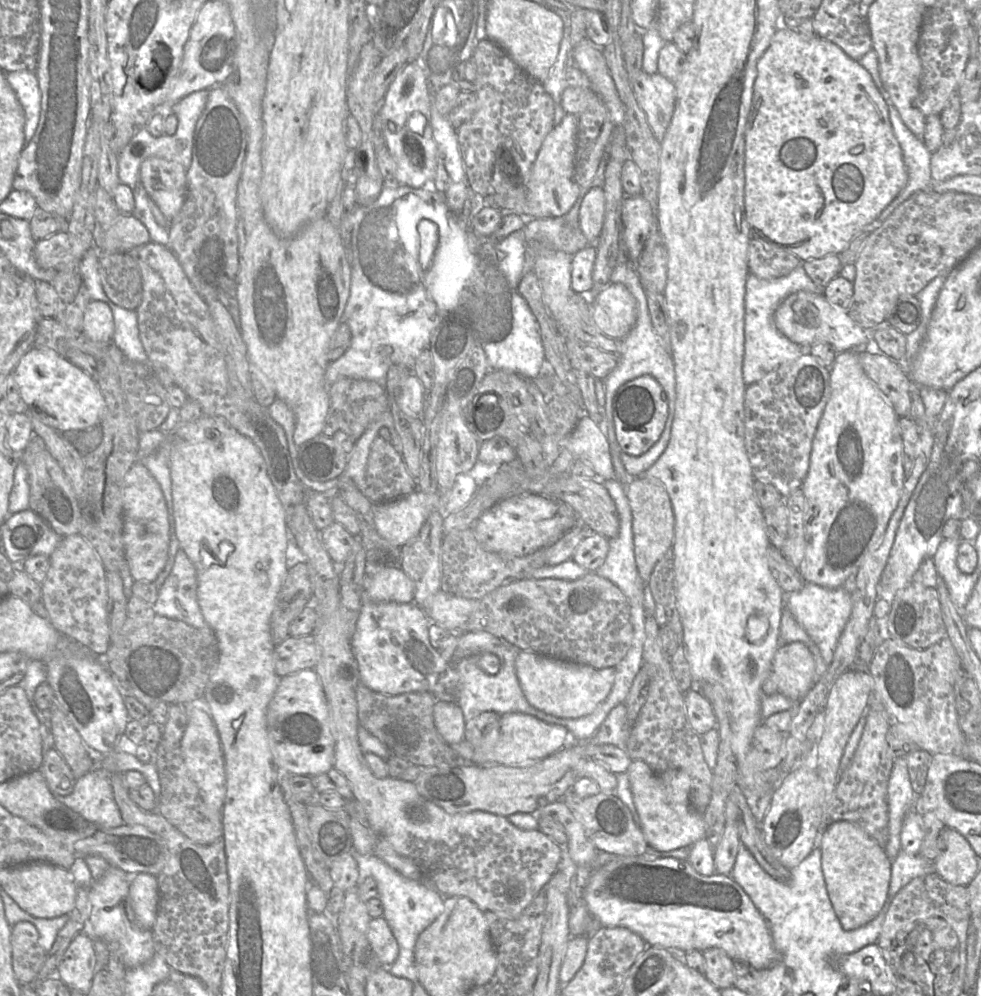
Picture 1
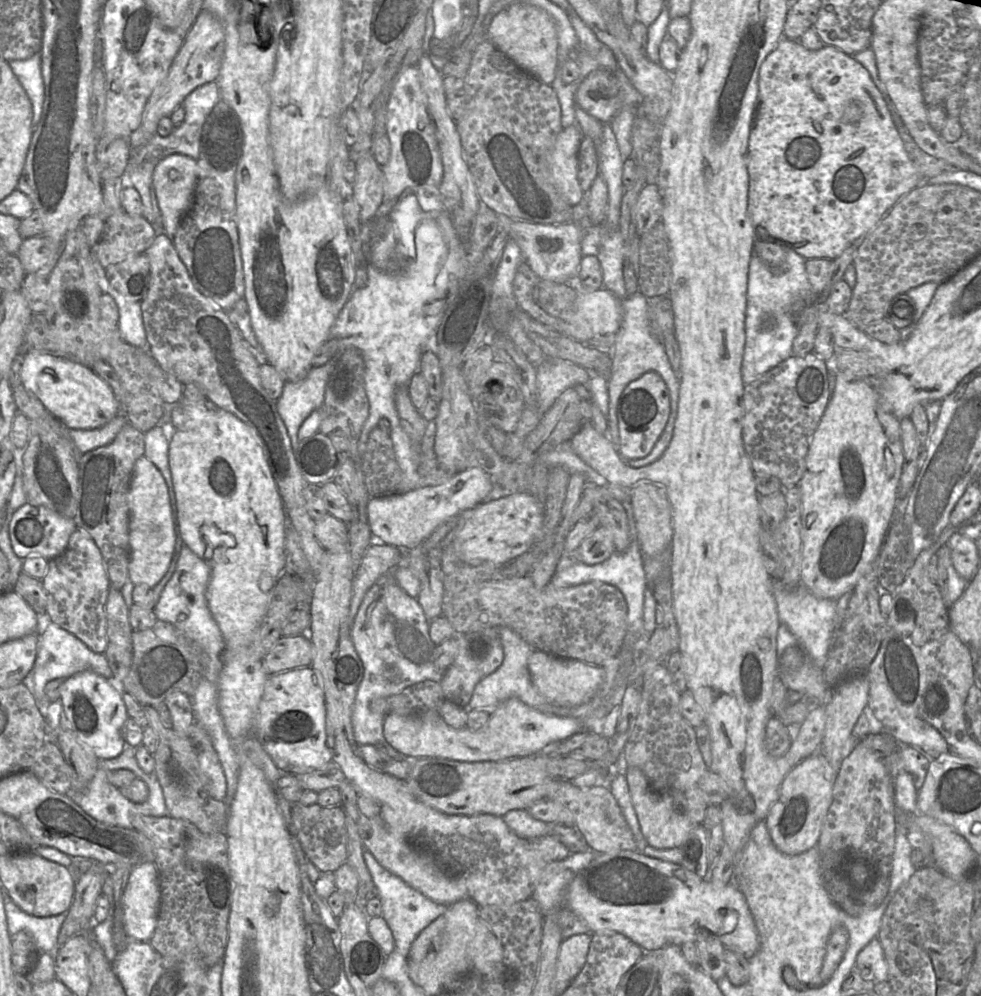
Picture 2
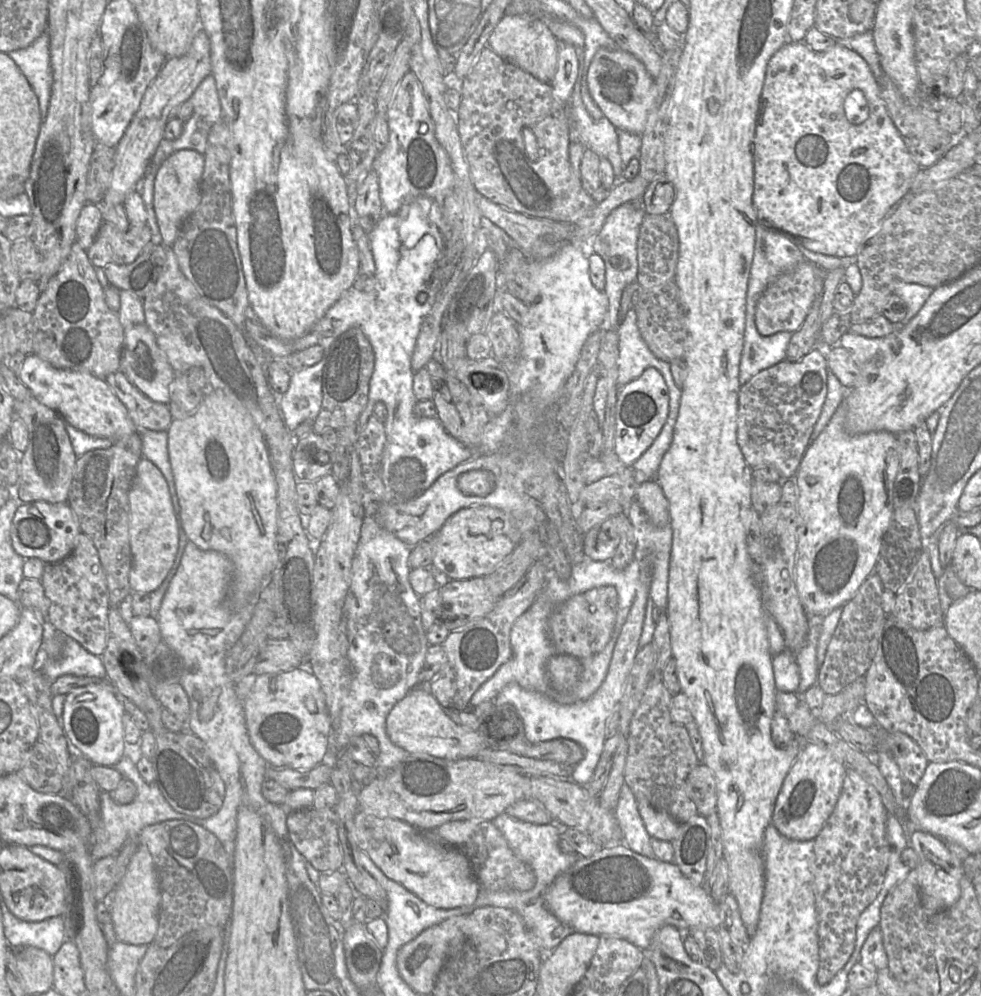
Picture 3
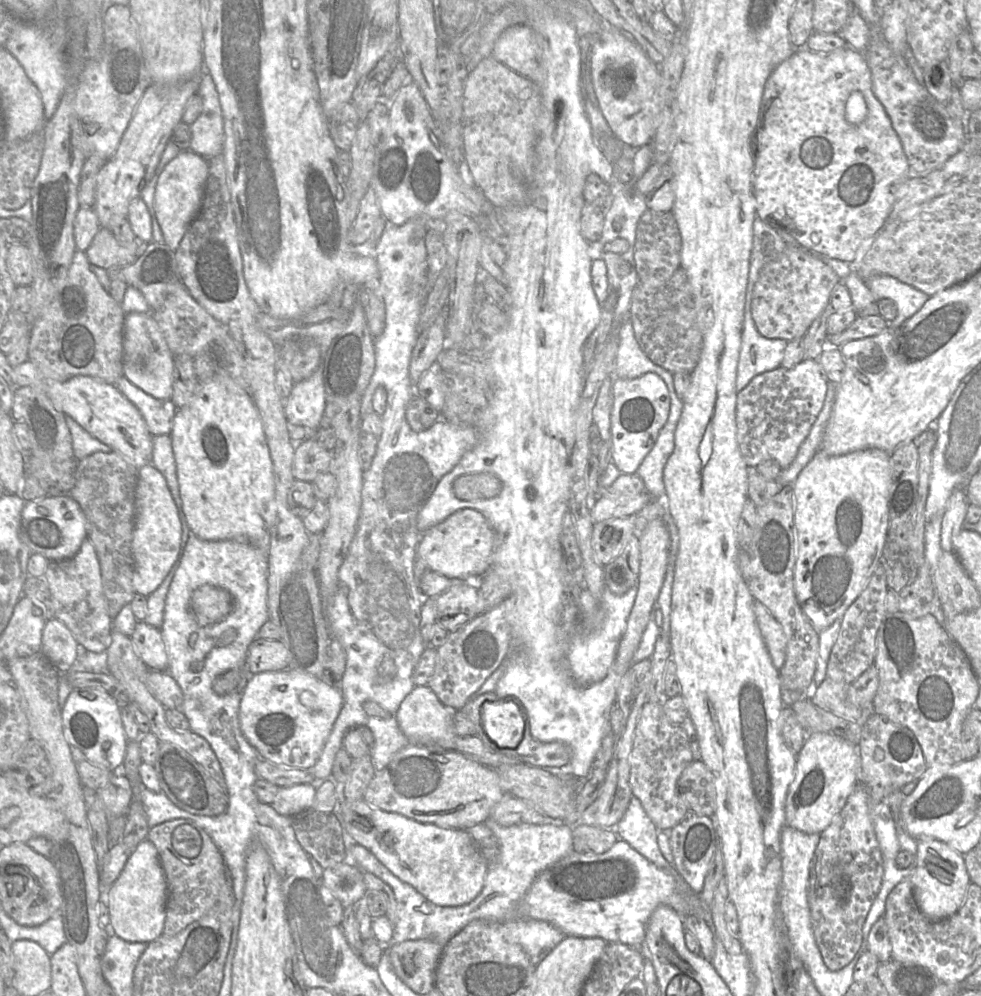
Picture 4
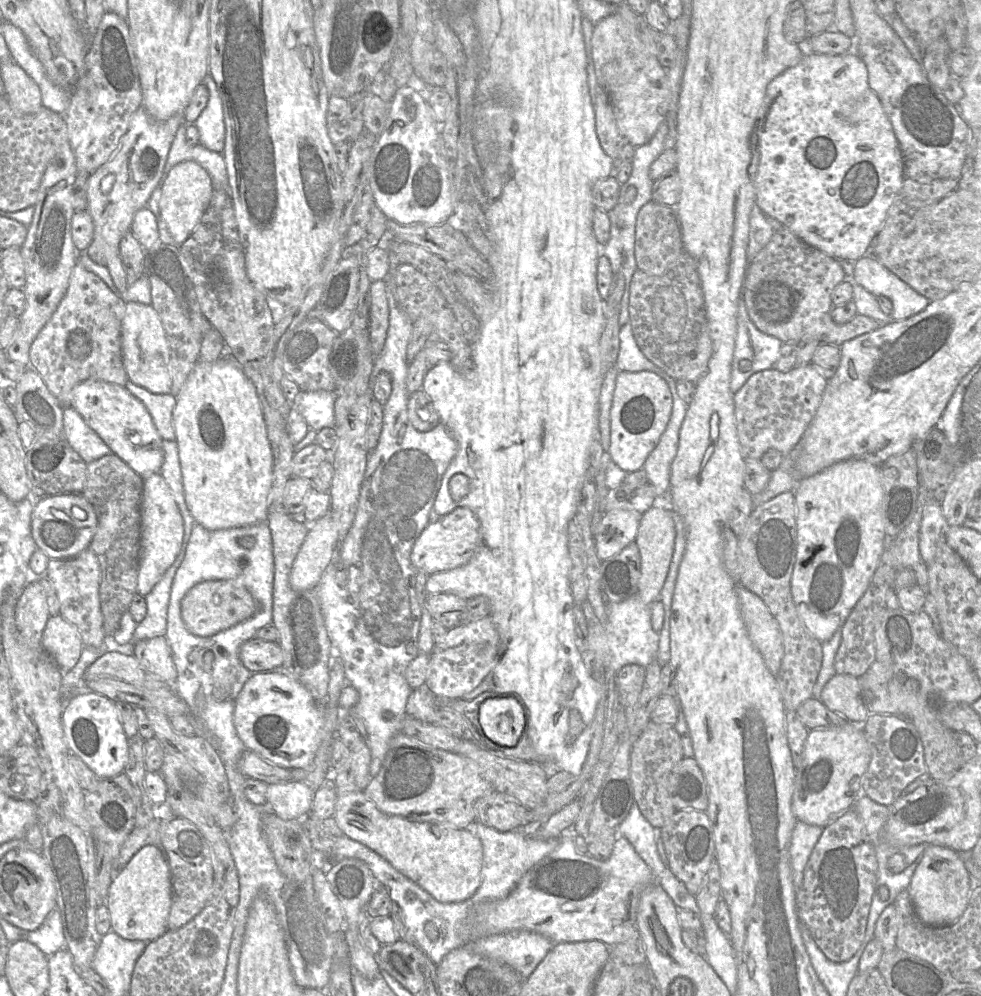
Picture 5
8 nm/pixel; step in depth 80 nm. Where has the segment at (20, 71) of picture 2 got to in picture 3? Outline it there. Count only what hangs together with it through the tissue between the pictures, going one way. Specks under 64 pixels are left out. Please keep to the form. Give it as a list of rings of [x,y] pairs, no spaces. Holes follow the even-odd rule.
[[[44,31],[31,45],[8,53],[27,79],[39,102],[40,118],[43,122],[48,113],[53,71],[50,59],[50,39]]]

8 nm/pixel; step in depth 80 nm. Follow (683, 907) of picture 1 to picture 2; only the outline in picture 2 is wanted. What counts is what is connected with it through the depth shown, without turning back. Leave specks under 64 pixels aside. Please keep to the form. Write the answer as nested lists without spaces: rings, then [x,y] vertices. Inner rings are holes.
[[[638,850],[598,853],[580,870],[568,886],[565,906],[579,916],[590,933],[615,931],[638,944],[645,952],[660,951],[669,945],[682,946],[708,937],[716,937],[725,948],[753,957],[760,948],[758,930],[748,903],[741,890],[731,883],[717,887],[680,864],[649,857]]]

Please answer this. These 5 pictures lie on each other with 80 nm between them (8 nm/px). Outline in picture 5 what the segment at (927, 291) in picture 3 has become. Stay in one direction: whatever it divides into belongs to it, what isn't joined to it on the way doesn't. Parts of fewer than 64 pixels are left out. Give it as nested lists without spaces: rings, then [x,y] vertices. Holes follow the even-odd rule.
[[[865,256],[855,263],[851,280],[875,296],[889,298],[893,303],[893,321],[908,319],[924,310],[931,302],[873,256]]]

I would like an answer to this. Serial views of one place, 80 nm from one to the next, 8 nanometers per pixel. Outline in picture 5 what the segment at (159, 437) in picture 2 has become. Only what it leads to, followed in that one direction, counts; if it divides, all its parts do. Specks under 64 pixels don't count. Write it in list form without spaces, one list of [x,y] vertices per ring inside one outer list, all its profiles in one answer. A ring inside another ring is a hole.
[[[163,439],[162,448],[164,461],[159,473],[164,477],[169,486],[183,519],[183,540],[181,547],[188,546],[196,522],[185,501],[178,445],[176,441]]]

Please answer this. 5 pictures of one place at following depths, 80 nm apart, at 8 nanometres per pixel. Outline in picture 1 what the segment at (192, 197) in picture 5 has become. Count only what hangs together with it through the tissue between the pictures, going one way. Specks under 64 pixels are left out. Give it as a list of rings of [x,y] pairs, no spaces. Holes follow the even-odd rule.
[[[150,157],[140,166],[140,181],[163,215],[172,221],[180,212],[187,192],[187,169],[175,161]]]

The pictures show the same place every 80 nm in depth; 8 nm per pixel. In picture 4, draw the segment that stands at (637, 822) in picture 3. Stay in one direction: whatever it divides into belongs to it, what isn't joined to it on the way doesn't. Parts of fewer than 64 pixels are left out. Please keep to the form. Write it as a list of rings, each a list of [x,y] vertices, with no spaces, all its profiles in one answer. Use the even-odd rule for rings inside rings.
[[[632,796],[621,820],[614,825],[619,839],[627,842],[638,853],[671,874],[678,874],[673,864],[669,864],[657,844],[657,827],[644,811],[640,801]]]

